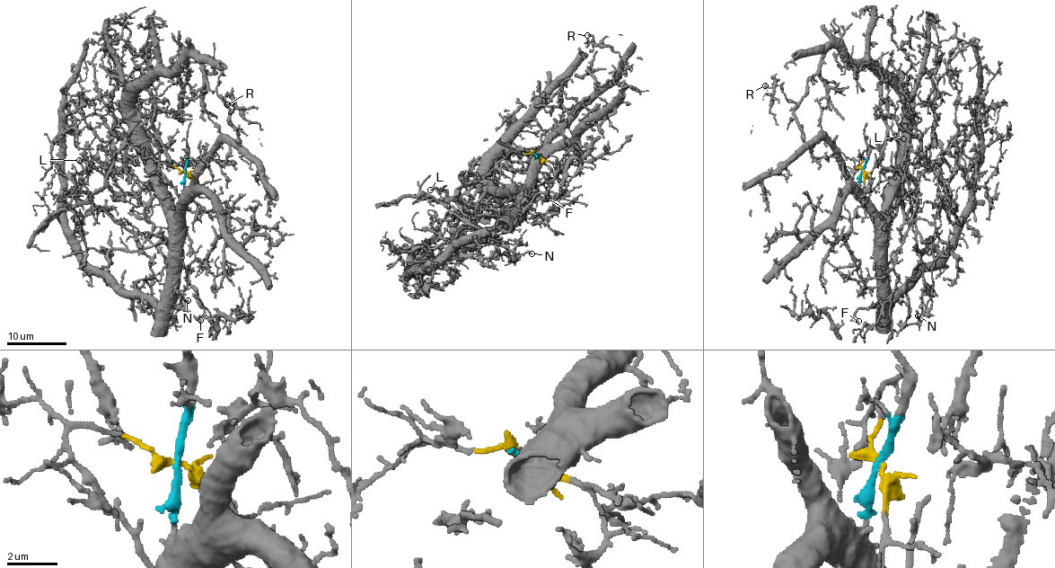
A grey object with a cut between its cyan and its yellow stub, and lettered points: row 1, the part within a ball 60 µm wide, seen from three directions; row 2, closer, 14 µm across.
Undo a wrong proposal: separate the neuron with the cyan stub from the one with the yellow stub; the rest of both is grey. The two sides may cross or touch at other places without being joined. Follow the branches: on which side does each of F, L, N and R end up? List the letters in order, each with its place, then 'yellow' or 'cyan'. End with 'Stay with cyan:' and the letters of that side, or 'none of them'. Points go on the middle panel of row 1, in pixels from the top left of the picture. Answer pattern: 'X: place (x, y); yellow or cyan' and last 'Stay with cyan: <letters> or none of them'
F: place (548, 198); cyan
L: place (430, 190); yellow
N: place (531, 253); yellow
R: place (587, 35); cyan
Stay with cyan: F, R

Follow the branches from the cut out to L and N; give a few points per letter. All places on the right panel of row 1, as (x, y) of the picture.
L: (862, 169), (862, 153), (869, 146), (875, 147), (897, 135), (897, 164), (902, 173), (908, 161), (904, 138)
N: (862, 169), (862, 153), (897, 135), (901, 187), (915, 227), (935, 260), (932, 295), (924, 313), (918, 315)

